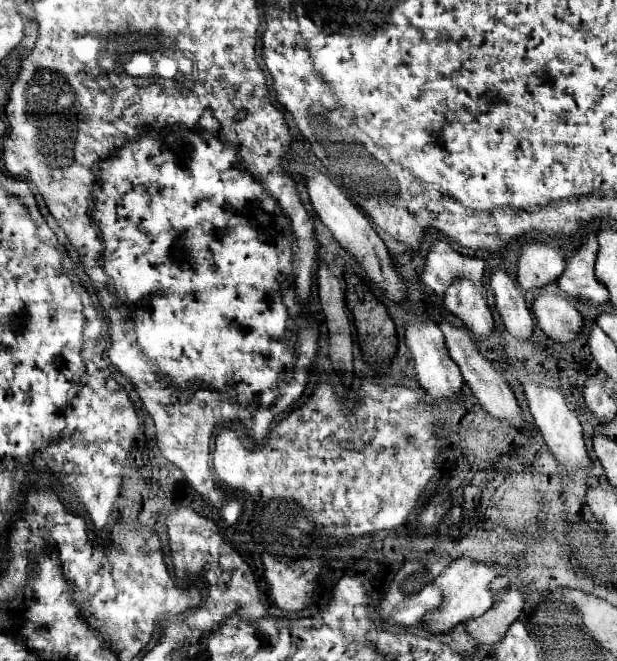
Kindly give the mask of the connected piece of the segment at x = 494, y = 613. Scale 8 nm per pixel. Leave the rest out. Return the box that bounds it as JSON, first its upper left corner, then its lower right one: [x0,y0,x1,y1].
[467,577,525,645]

